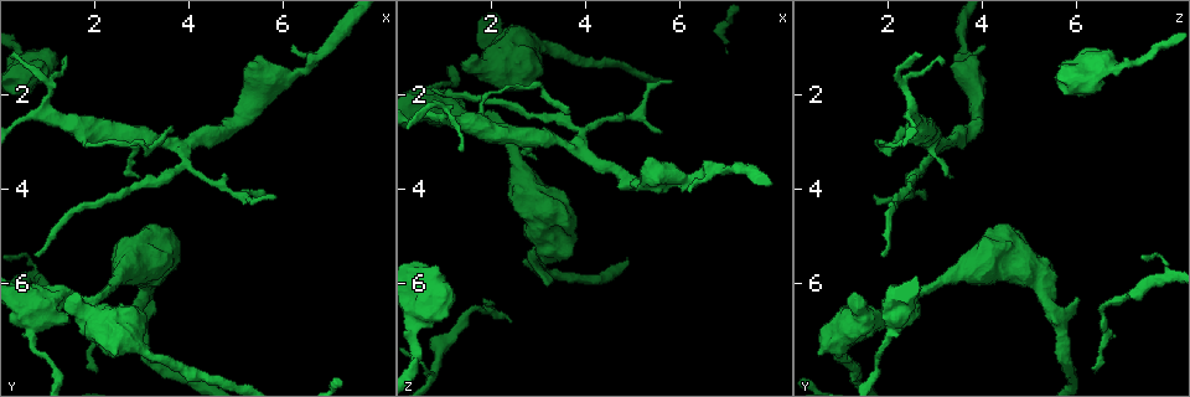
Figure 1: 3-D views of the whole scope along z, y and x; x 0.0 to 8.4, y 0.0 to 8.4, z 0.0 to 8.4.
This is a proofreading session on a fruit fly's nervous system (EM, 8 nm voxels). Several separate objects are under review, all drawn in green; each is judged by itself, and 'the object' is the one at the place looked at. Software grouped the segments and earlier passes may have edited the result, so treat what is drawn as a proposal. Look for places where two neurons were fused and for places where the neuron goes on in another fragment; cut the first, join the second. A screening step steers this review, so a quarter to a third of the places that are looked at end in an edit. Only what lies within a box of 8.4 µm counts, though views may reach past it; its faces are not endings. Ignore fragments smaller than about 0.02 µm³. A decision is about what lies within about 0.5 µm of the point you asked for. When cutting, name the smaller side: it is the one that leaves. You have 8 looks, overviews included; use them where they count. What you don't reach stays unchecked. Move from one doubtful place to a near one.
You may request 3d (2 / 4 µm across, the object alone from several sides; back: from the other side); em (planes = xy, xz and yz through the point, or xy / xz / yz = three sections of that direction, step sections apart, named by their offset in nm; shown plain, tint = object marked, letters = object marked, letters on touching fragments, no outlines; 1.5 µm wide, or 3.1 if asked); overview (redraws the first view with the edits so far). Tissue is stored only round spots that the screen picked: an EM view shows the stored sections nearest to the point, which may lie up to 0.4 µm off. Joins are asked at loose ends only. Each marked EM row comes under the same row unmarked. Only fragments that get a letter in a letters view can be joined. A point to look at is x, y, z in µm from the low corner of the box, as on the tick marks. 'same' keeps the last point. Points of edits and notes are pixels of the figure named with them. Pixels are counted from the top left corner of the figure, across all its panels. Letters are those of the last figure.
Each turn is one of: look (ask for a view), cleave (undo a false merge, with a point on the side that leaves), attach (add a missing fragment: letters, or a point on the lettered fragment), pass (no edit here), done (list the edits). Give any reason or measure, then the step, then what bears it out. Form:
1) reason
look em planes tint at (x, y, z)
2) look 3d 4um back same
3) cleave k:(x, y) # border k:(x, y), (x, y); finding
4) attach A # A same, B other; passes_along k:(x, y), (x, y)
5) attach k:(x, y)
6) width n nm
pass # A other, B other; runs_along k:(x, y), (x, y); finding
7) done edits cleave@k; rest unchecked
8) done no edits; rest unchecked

tapers out
look em xz step 8 tint at (1.40, 1.25, 3.15)

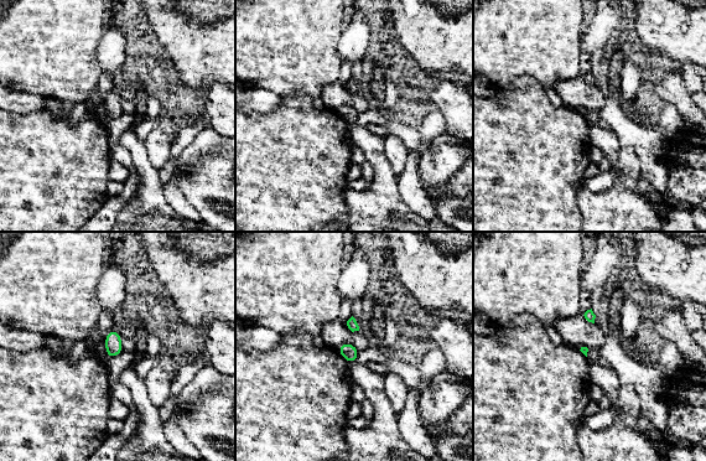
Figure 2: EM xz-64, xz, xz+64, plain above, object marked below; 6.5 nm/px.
what lies round it
look em xz step 8 letters same

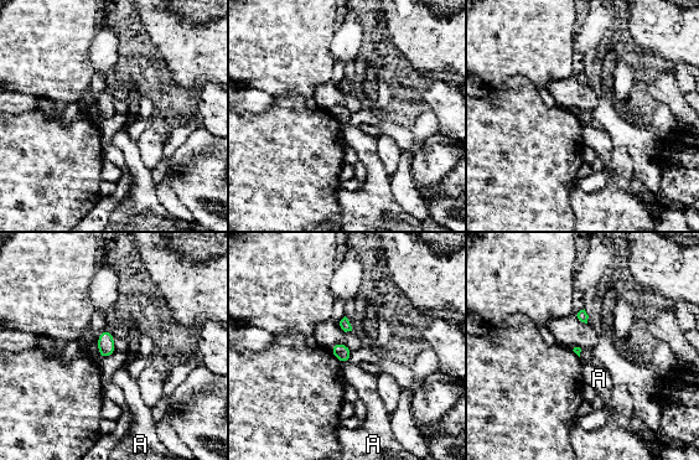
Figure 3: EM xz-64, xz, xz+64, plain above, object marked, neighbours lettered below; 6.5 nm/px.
pass # A other; none of them fits

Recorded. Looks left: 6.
thick end
look em xz step 8 tint at (1.15, 1.15, 6.35)

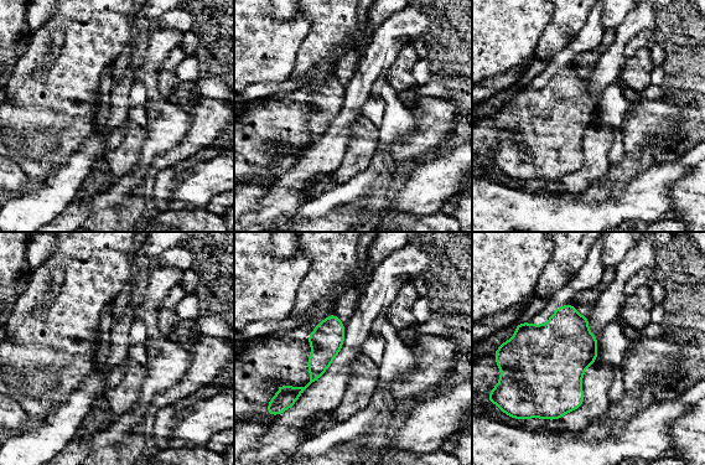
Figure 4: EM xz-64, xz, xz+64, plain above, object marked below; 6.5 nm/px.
look em xz step 8 letters same

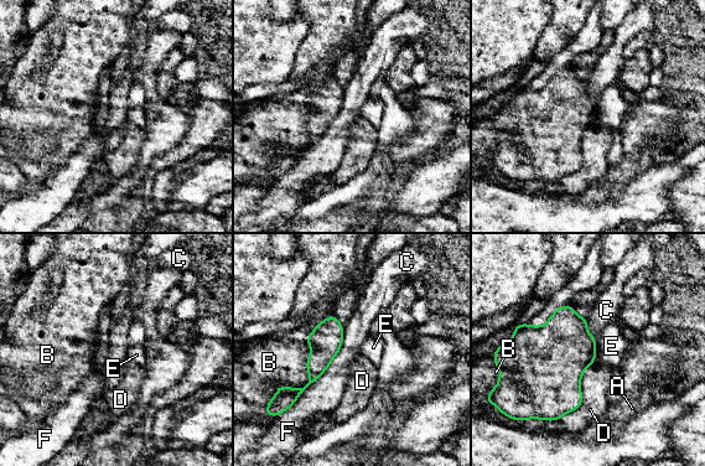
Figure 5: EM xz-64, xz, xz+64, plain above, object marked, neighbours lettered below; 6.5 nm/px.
pass # A other, B other, C other, D other, E other, F other; none of them fits

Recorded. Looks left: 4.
sudden change in width
look em planes letters at (5.80, 1.60, 3.70)

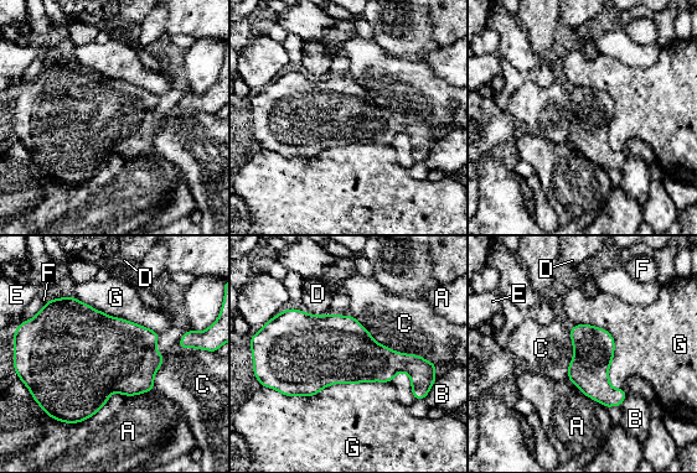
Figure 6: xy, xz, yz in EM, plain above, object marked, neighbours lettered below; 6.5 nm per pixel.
longest_contact G 800 nm
pass # A other, B other, C other, D other, E other, F other, G other; border 6:(391, 381), (269, 388); continuous, no second neuron

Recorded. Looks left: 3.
done no edits; rest unchecked

